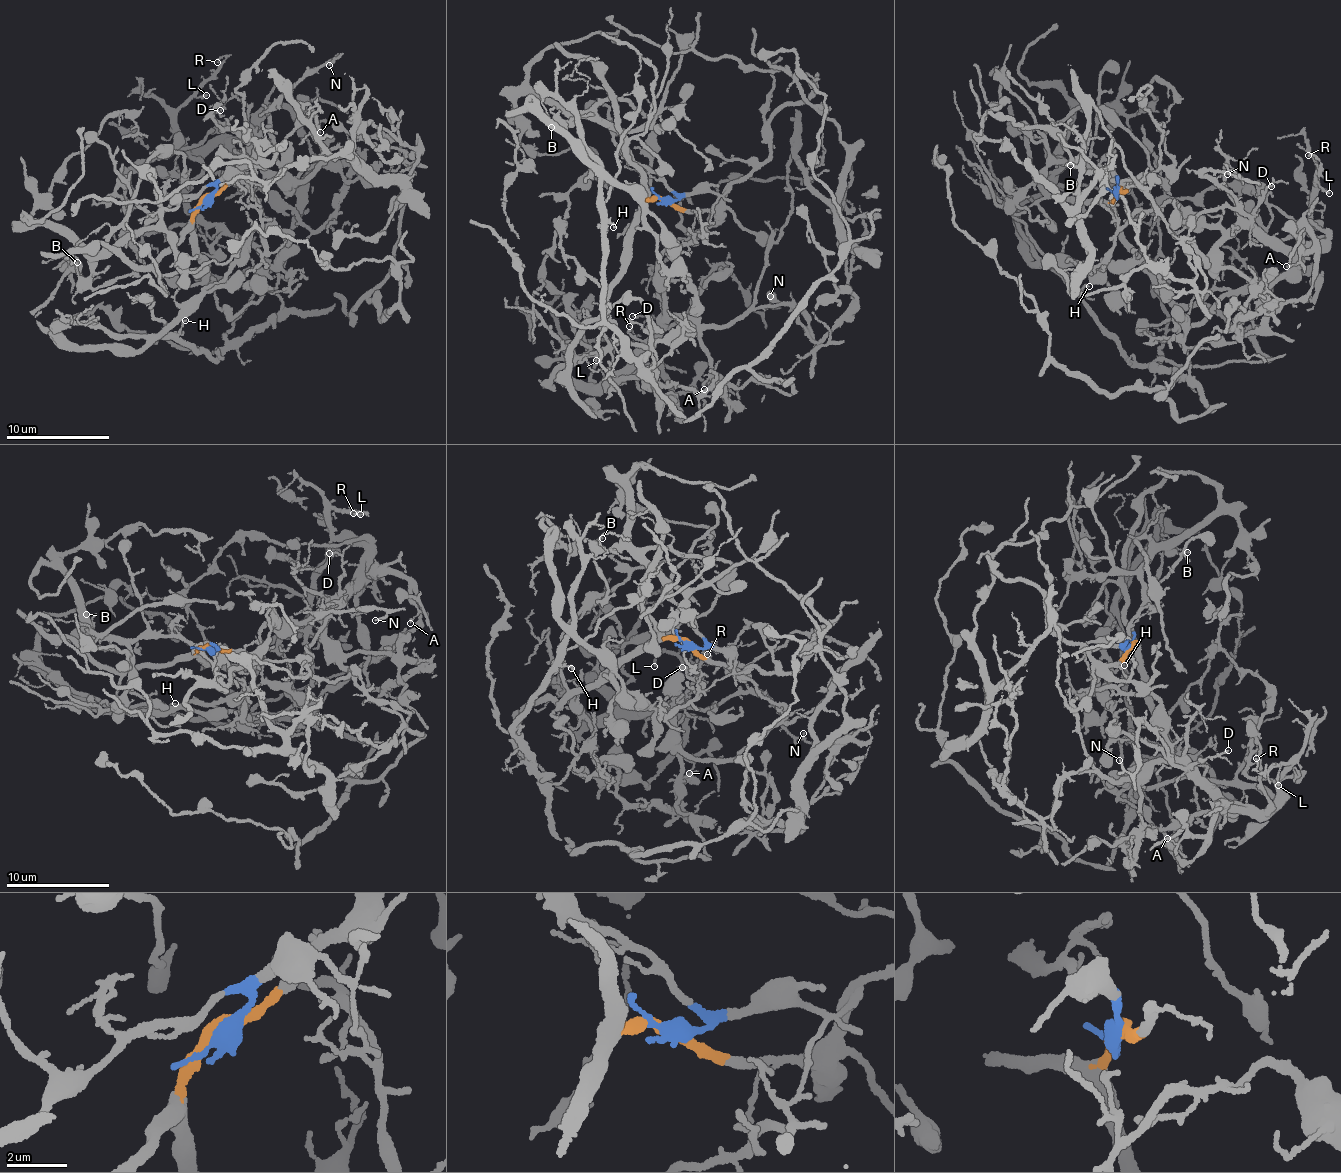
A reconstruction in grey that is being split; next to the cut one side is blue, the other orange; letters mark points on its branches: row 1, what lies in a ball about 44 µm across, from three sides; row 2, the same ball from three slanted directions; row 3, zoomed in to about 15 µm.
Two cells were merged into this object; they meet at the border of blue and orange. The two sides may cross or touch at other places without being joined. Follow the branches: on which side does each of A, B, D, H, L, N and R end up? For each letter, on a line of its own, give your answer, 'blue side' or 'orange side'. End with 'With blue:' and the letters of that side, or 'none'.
A: blue side
B: blue side
D: blue side
H: orange side
L: blue side
N: blue side
R: blue side
With blue: A, B, D, L, N, R

